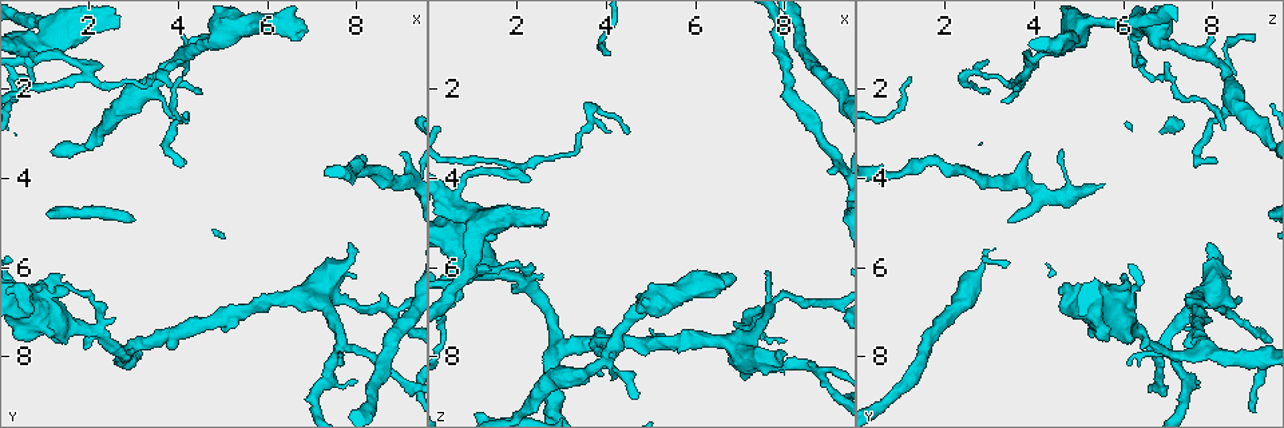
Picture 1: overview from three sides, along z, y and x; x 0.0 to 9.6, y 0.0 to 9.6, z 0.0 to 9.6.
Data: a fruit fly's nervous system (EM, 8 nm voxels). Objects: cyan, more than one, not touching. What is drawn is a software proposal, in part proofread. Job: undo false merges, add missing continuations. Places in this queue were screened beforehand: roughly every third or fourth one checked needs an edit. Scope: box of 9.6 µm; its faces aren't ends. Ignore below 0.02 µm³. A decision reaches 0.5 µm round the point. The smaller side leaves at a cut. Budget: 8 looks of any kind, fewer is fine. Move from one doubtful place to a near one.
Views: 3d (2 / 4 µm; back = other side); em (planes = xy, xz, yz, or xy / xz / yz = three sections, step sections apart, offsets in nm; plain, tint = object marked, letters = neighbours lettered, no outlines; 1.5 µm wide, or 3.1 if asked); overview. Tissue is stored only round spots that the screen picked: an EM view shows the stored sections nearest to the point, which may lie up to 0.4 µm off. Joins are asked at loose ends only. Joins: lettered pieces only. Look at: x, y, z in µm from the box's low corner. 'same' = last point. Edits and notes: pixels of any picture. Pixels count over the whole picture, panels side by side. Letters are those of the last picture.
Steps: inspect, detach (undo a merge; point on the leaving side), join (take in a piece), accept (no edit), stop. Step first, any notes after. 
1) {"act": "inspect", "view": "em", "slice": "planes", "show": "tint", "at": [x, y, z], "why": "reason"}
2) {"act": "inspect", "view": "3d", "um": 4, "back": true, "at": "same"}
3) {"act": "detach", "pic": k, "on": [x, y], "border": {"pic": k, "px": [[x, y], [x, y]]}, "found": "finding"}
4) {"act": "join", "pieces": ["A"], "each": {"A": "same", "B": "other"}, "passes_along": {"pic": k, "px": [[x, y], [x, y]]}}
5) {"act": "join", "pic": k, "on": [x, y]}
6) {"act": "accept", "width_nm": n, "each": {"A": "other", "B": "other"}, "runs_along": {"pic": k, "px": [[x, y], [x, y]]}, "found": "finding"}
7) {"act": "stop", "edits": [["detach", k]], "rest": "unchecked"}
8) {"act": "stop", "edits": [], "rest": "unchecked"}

{"act": "inspect", "view": "em", "slice": "yz", "step": 4, "show": "letters", "at": [0.65, 1.30, 6.25]}

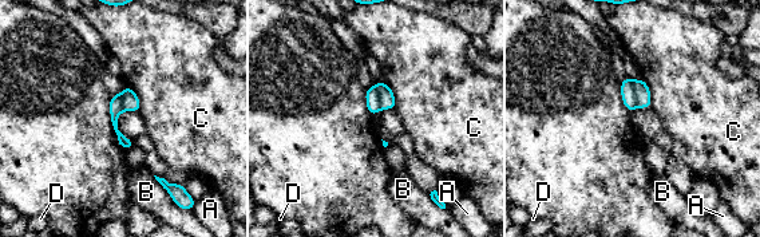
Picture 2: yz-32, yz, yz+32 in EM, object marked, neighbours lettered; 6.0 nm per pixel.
{"act": "detach", "pic": 2, "on": [642, 94], "longest_contact_nm": ["C", 200], "each": {"A": "other", "B": "other", "C": "other", "D": "other"}, "border": {"pic": 2, "px": [[630, 81], [637, 106]]}, "found": "two cells meet here"}

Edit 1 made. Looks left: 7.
{"act": "inspect", "view": "em", "slice": "planes", "show": "tint", "at": [2.05, 1.60, 3.75], "why": "sharp bend"}

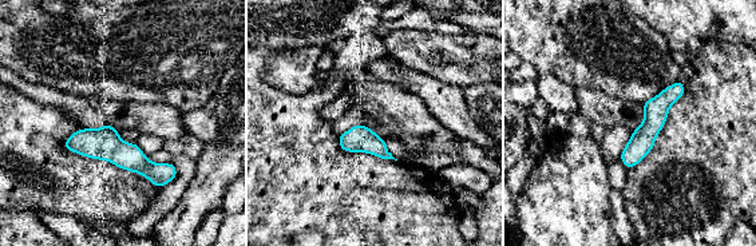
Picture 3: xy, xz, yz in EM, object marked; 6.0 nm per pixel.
{"act": "inspect", "view": "em", "slice": "planes", "show": "letters", "at": "same"}

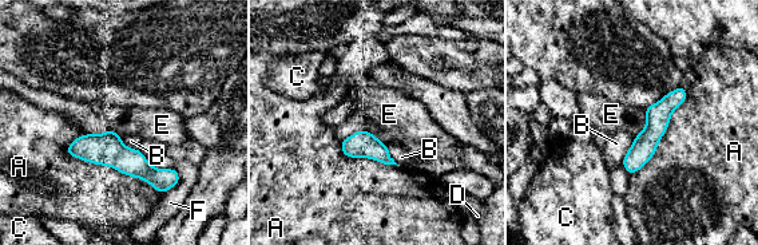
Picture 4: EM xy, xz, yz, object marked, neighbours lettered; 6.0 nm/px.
{"act": "accept", "each": {"A": "other", "B": "other", "C": "other", "D": "other", "E": "other", "F": "other"}, "border": {"pic": 4, "px": [[645, 110], [645, 126], [634, 137]]}, "found": "continuous, no second cell"}

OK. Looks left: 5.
{"act": "inspect", "view": "em", "slice": "planes", "show": "letters", "at": [4.65, 0.85, 8.95], "why": "an open end"}

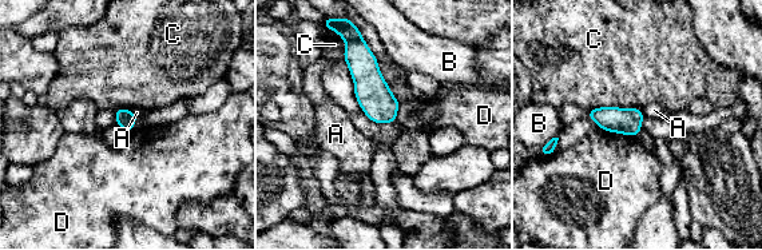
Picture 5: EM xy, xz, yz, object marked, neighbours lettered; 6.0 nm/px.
{"act": "accept", "longest_contact_nm": ["C", 320], "each": {"A": "other", "B": "other", "C": "other", "D": "other"}, "found": "no lettered piece goes on from it"}

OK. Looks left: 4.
{"act": "stop", "edits": [["detach", 2]], "rest": "unchecked"}

